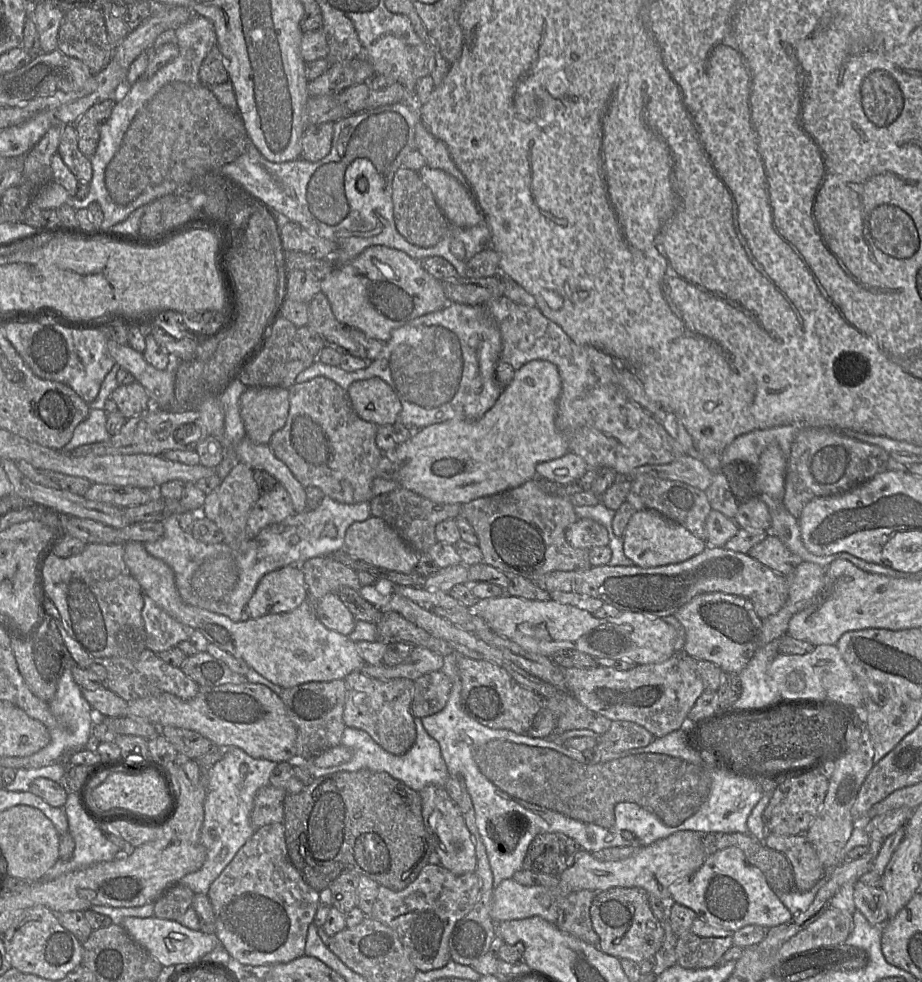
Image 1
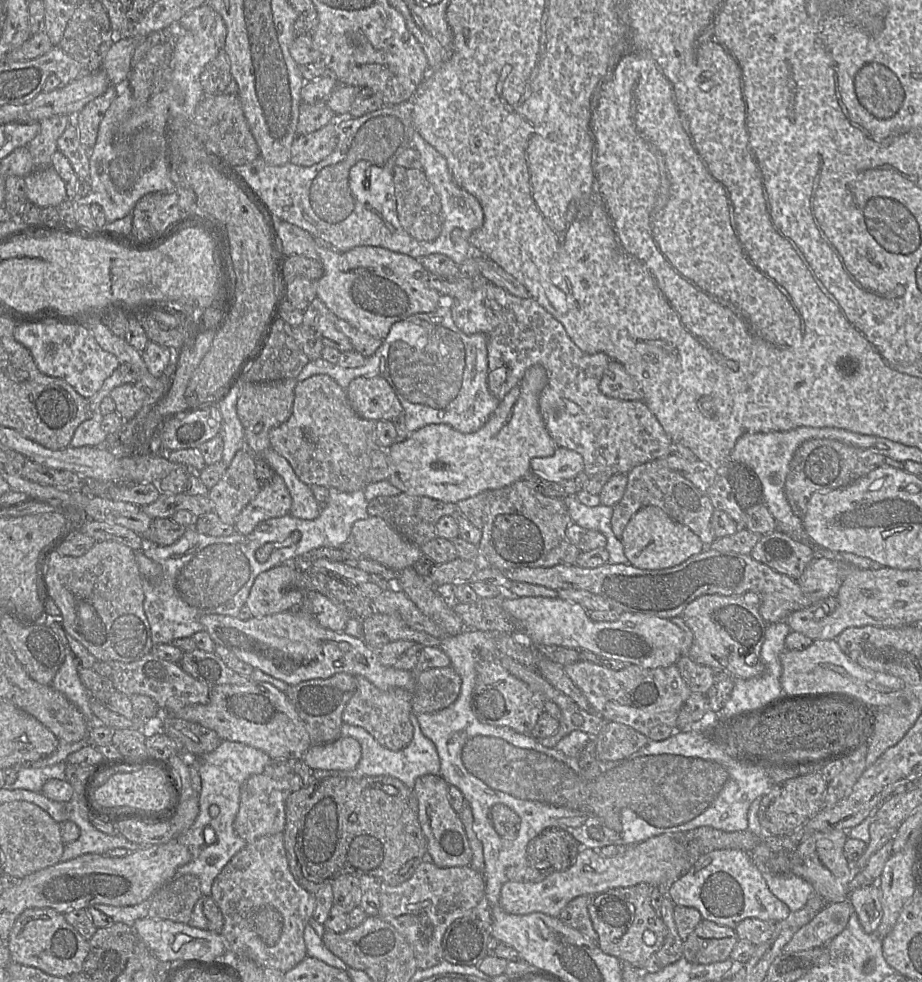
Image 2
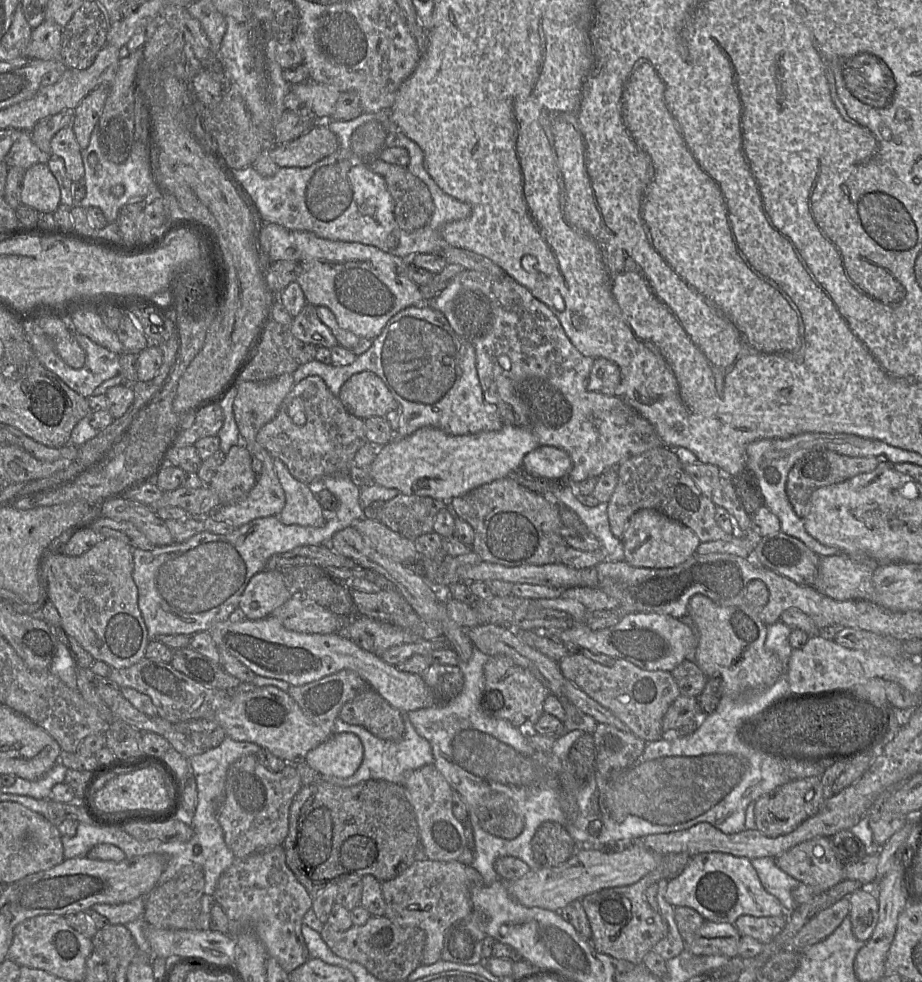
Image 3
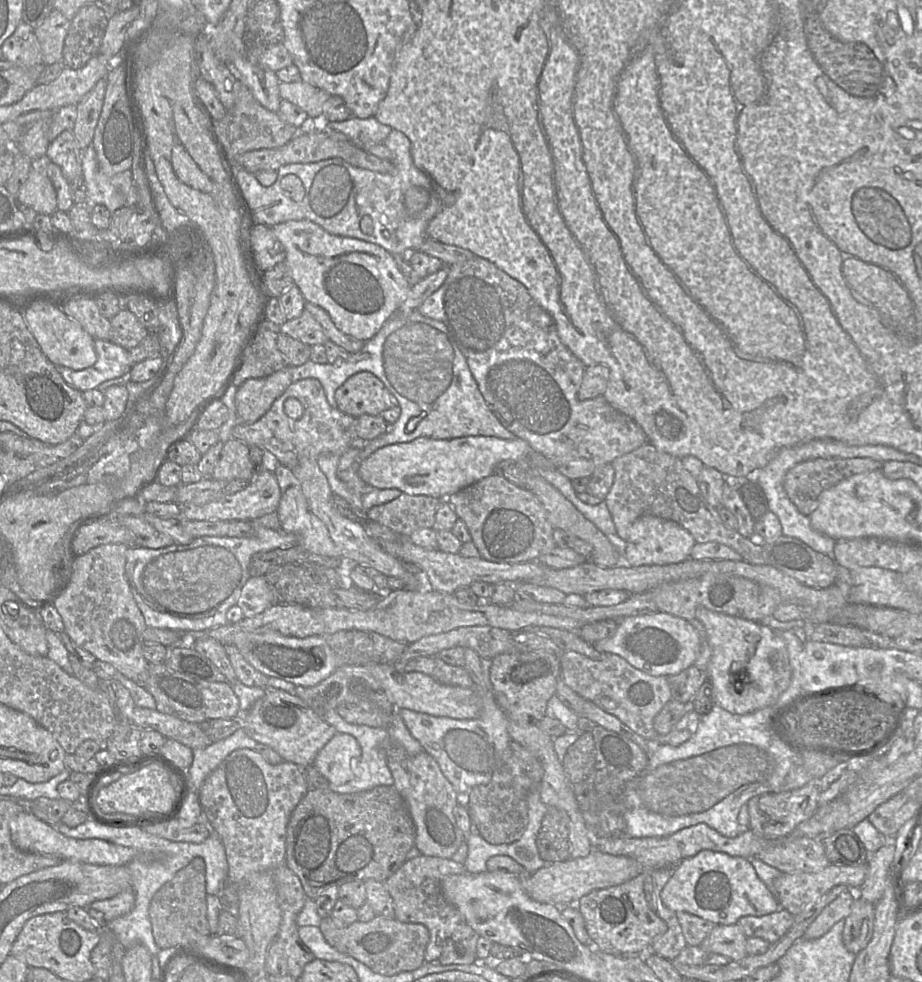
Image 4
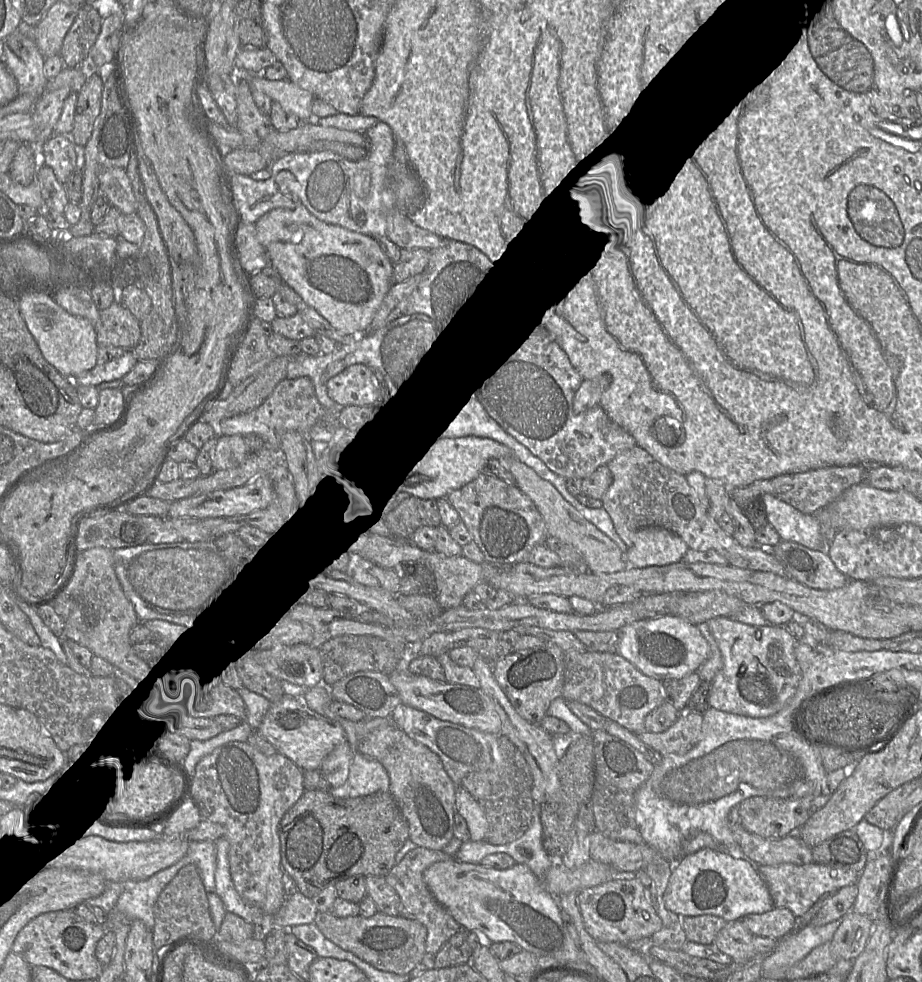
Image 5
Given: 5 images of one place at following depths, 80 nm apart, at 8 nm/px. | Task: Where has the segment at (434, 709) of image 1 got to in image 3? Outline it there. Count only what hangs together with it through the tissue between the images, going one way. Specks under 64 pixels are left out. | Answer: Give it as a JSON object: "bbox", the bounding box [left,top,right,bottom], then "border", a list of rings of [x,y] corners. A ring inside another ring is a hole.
{"bbox":[421,664,464,704],"border":[[[431,664],[421,676],[438,704],[456,698],[464,685],[464,676],[459,666]]]}

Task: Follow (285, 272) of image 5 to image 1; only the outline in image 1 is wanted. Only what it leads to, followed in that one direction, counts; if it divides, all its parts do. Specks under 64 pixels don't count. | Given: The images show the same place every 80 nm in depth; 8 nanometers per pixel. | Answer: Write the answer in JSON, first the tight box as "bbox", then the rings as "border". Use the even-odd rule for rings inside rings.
{"bbox":[321,245,450,342],"border":[[[383,245],[370,246],[354,259],[337,265],[321,280],[321,292],[327,296],[338,321],[383,342],[396,328],[450,302],[442,281],[431,275],[420,260]]]}

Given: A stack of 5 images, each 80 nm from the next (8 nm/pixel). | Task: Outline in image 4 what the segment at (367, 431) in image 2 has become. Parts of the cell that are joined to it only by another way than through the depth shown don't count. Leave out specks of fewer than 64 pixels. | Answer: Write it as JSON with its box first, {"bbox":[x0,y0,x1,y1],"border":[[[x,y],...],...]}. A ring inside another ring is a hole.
{"bbox":[232,378,357,469],"border":[[[305,378],[289,385],[284,393],[273,402],[270,409],[259,420],[252,424],[239,422],[232,429],[232,437],[247,443],[249,446],[255,445],[263,449],[263,451],[268,451],[275,457],[277,464],[282,464],[293,469],[299,464],[301,459],[317,459],[319,455],[324,453],[341,455],[351,446],[354,446],[355,440],[357,439],[356,417],[342,412],[337,407],[332,407],[327,401],[324,388],[319,380],[315,378]],[[291,397],[297,398],[303,405],[304,413],[300,419],[292,419],[288,417],[285,412],[284,404],[286,400]]]}

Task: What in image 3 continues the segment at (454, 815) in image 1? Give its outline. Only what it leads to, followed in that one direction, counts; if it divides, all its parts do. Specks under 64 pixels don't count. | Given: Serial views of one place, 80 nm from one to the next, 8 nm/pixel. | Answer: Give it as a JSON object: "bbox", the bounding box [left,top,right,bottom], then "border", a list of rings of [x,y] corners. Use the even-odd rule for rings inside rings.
{"bbox":[403,764,467,861],"border":[[[434,764],[412,771],[403,784],[413,807],[420,836],[420,848],[430,860],[458,861],[467,847],[463,823],[452,811],[453,789]]]}

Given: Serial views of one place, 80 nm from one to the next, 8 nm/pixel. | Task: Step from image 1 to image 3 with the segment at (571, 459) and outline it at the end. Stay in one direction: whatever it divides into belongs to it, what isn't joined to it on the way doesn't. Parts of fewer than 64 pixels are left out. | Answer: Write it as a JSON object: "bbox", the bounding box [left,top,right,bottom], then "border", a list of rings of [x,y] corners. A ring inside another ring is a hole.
{"bbox":[522,446,572,480],"border":[[[539,446],[530,451],[522,464],[529,473],[548,480],[568,480],[572,468],[569,454],[553,446]]]}

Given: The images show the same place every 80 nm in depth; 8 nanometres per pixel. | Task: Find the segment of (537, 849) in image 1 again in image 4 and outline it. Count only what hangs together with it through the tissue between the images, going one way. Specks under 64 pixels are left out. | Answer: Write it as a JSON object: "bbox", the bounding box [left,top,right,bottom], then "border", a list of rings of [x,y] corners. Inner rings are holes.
{"bbox":[536,807,570,864],"border":[[[549,807],[543,817],[536,845],[548,864],[570,859],[569,818],[564,810]]]}

